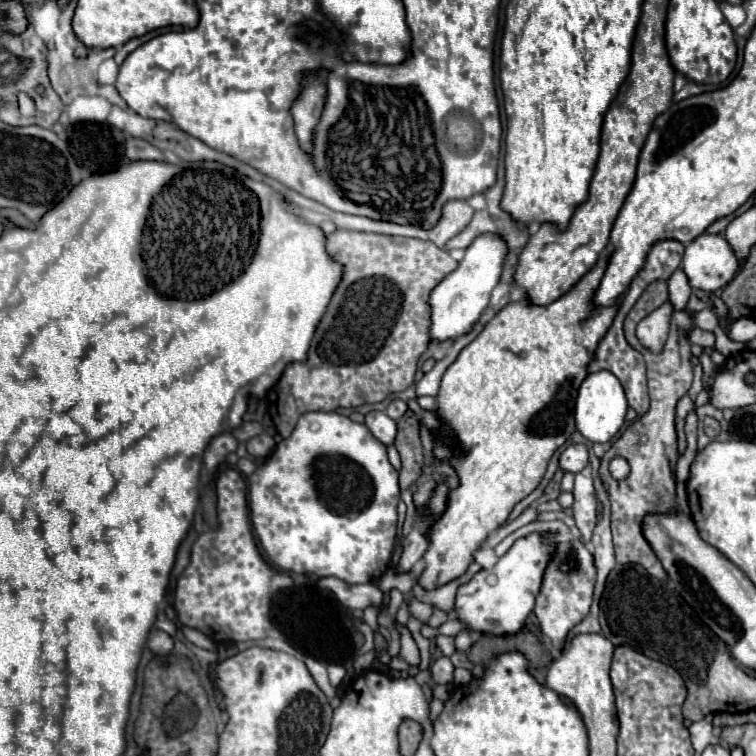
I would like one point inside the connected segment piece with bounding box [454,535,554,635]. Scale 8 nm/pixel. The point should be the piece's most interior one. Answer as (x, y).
(497, 601)

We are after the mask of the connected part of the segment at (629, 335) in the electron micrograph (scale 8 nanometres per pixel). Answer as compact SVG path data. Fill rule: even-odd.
M654 281L638 299L638 303L632 307L624 321L624 331L628 343L642 351L646 369L648 369L648 393L650 393L650 409L636 419L630 429L622 433L622 437L606 451L606 455L600 461L600 479L606 487L608 499L610 499L610 523L612 523L612 537L614 537L614 549L616 549L616 561L620 565L626 563L638 563L642 565L652 577L666 581L668 573L662 567L660 559L656 557L654 549L644 537L644 519L648 515L668 515L672 511L678 511L676 503L676 479L674 469L678 463L678 435L676 435L676 403L680 397L684 397L692 385L692 365L690 365L690 343L684 337L684 333L690 329L690 315L684 311L674 311L670 319L670 331L668 339L660 353L652 353L646 349L640 339L636 337L636 319L644 319L654 309L662 307L666 303L668 287L666 281ZM612 457L624 457L630 463L630 475L624 481L614 481L608 473L608 463Z

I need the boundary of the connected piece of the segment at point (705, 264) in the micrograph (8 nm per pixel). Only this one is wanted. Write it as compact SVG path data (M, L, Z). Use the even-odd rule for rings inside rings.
M702 233L686 247L682 257L682 271L690 287L706 293L714 293L728 285L738 269L740 261L722 235Z

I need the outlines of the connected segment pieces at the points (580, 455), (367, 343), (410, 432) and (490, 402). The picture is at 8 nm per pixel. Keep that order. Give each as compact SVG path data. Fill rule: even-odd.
M570 445L560 455L560 469L568 473L578 473L588 465L588 449L584 445Z
M344 229L328 235L328 251L336 261L344 265L344 275L328 305L326 315L316 329L308 361L288 365L282 373L282 379L274 387L270 413L282 437L288 437L294 431L298 417L302 417L304 413L380 403L388 395L408 389L414 381L418 359L430 343L430 309L426 307L426 299L430 291L458 267L458 263L446 249L440 249L430 241L376 233L354 233Z
M408 413L398 421L398 437L394 445L402 459L400 489L404 491L412 487L412 483L420 477L422 469L426 467L426 457L420 443L420 421L414 413Z
M610 249L604 251L598 263L566 295L550 305L536 305L528 295L508 303L492 321L486 323L484 331L462 349L458 359L444 373L436 411L446 423L444 429L452 433L456 443L460 443L466 457L450 459L452 467L458 471L460 487L450 491L448 507L430 531L430 547L424 553L426 567L418 577L424 589L436 589L464 575L474 559L474 551L484 543L490 531L498 529L508 519L512 507L538 487L550 457L574 433L574 403L578 387L588 377L588 365L594 361L598 343L612 327L620 309L620 301L610 307L594 303L610 255Z

